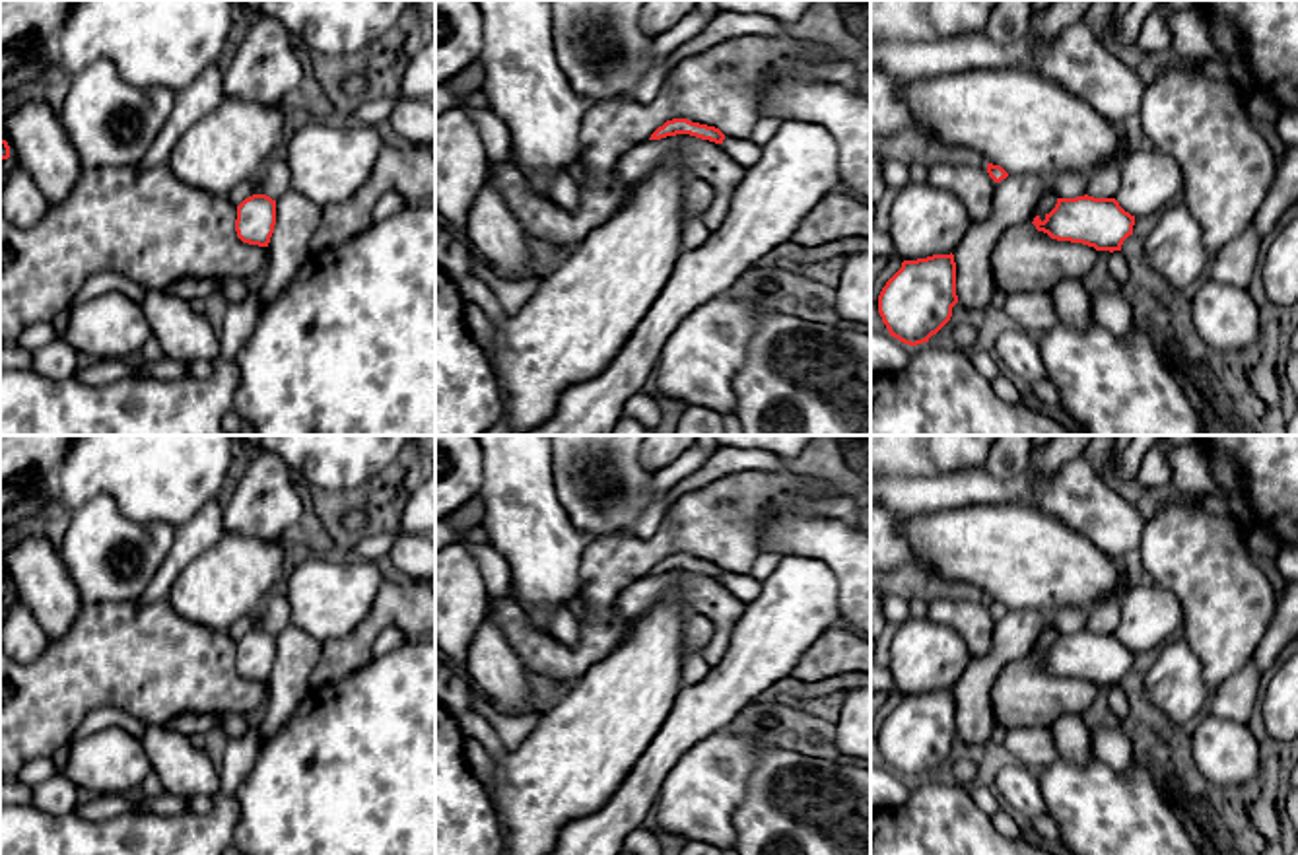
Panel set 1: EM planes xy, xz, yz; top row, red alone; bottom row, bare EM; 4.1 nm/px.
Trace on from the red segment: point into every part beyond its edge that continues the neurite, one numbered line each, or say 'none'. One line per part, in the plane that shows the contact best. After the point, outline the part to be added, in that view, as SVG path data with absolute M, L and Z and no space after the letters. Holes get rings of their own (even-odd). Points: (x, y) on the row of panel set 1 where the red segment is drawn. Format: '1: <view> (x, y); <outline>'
none

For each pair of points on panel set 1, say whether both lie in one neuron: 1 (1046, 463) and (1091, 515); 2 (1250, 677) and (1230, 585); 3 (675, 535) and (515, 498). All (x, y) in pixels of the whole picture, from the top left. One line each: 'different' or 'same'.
1: different
2: different
3: different

